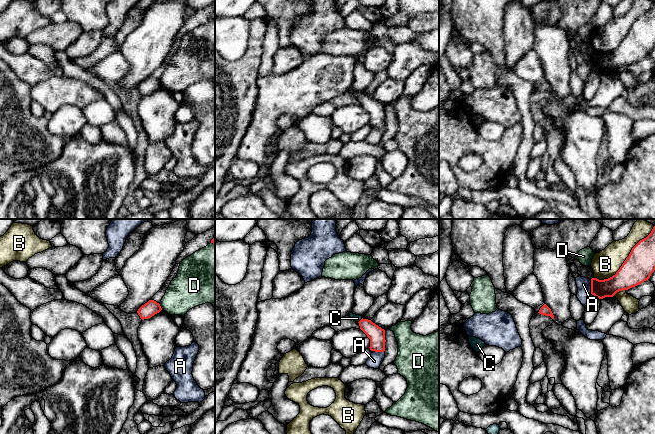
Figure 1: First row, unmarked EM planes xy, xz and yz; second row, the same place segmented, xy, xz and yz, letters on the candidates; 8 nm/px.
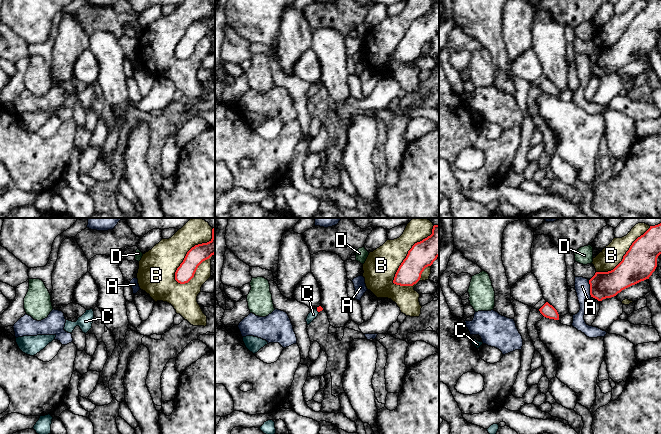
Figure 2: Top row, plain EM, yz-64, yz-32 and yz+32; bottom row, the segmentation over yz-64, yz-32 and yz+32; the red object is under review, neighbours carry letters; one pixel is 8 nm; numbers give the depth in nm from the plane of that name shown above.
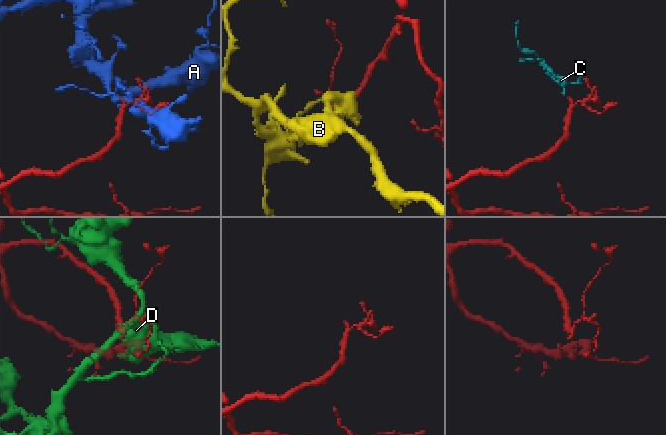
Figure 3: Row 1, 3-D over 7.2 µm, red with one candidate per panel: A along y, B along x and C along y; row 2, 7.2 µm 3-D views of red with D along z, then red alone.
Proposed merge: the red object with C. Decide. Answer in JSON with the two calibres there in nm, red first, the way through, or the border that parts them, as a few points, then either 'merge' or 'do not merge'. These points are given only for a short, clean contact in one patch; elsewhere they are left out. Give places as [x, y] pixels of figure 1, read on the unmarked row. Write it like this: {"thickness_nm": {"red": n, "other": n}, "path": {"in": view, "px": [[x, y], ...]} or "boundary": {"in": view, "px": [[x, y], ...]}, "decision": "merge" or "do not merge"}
{"thickness_nm": {"red": 140, "other": 60}, "path": {"in": "xz", "px": [[376, 110], [360, 96], [357, 94]]}, "decision": "merge"}

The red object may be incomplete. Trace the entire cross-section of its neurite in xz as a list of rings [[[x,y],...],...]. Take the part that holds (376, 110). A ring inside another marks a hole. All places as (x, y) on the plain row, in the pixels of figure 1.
[[[350,89],[354,97],[359,99],[360,105],[370,115],[370,126],[375,128],[385,127],[385,106],[373,99],[371,96],[363,95],[362,92]]]

